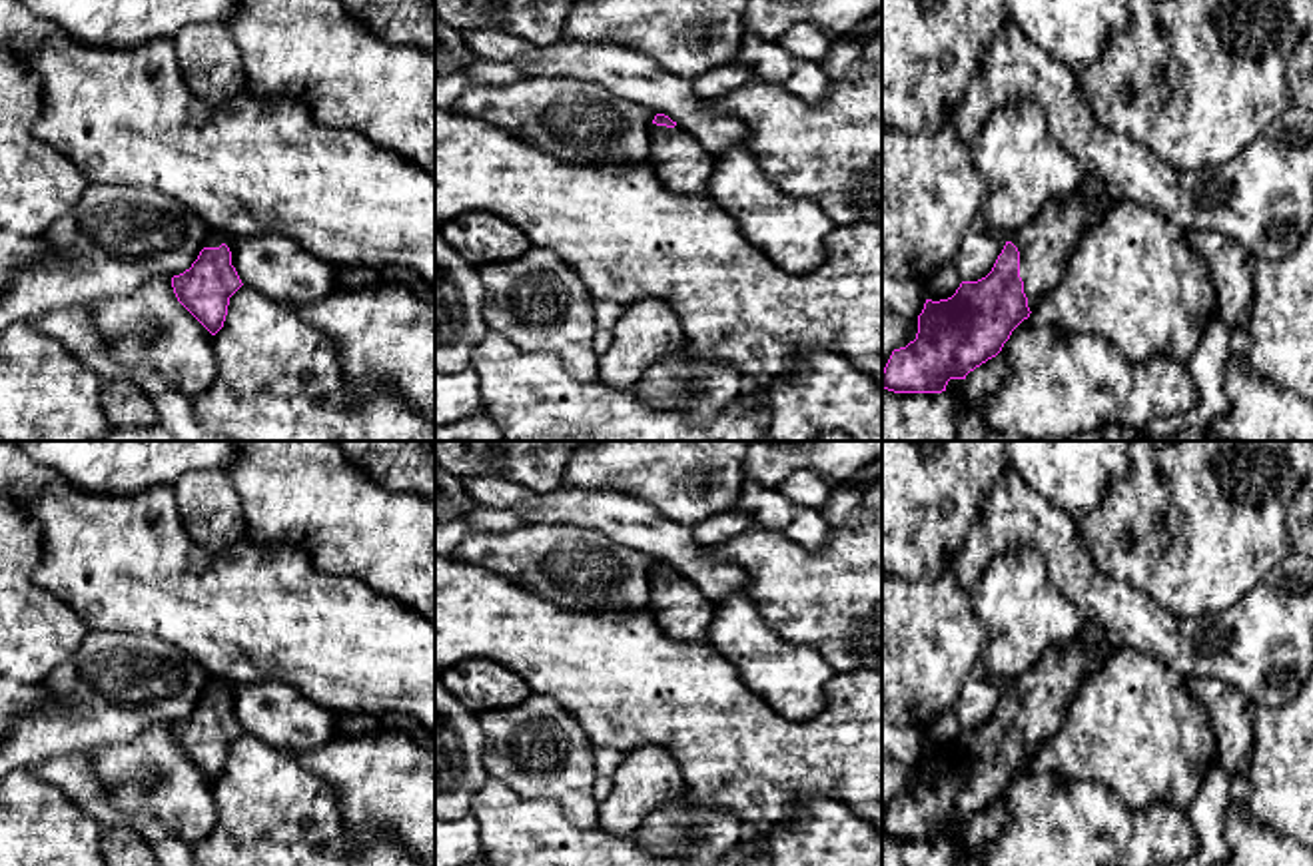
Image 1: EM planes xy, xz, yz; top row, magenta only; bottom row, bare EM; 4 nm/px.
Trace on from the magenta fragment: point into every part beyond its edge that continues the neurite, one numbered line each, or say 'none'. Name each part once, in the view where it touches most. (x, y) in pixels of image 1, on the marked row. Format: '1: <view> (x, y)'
1: yz (1048, 240)

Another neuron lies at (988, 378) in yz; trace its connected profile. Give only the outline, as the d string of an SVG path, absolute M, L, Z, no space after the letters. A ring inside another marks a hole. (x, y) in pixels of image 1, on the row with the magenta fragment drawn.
M998 353L966 375L966 397L976 403L986 395L996 393L1010 379L1010 373L1012 367L1008 357Z

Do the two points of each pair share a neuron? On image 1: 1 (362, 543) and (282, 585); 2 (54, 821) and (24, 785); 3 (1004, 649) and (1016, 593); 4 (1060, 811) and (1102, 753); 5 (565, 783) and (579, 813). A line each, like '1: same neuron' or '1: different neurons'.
1: different neurons
2: same neuron
3: same neuron
4: different neurons
5: same neuron

